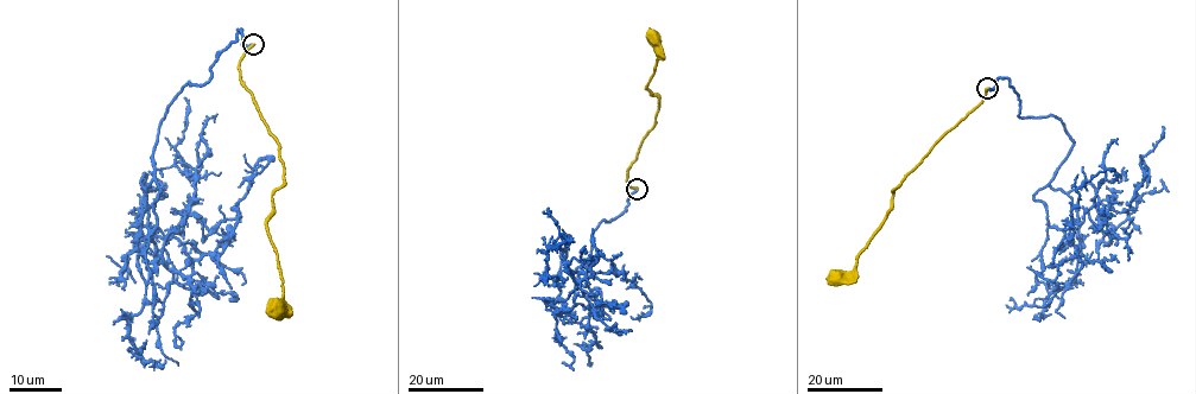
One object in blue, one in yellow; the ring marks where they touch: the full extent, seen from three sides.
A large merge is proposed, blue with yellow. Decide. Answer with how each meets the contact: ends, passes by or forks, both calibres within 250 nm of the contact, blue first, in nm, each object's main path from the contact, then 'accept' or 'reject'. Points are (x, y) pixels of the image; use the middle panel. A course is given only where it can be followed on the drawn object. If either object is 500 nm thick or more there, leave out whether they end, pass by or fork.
blue ends | yellow ends | 320/280 nm | blue via (637, 189), (593, 233), (573, 275), (569, 236), (561, 252), (577, 280), (633, 279), (651, 307), (631, 317) | yellow via (637, 189), (627, 184), (626, 170), (653, 126), (658, 107), (658, 99), (646, 88), (658, 61), (657, 38) | accept

